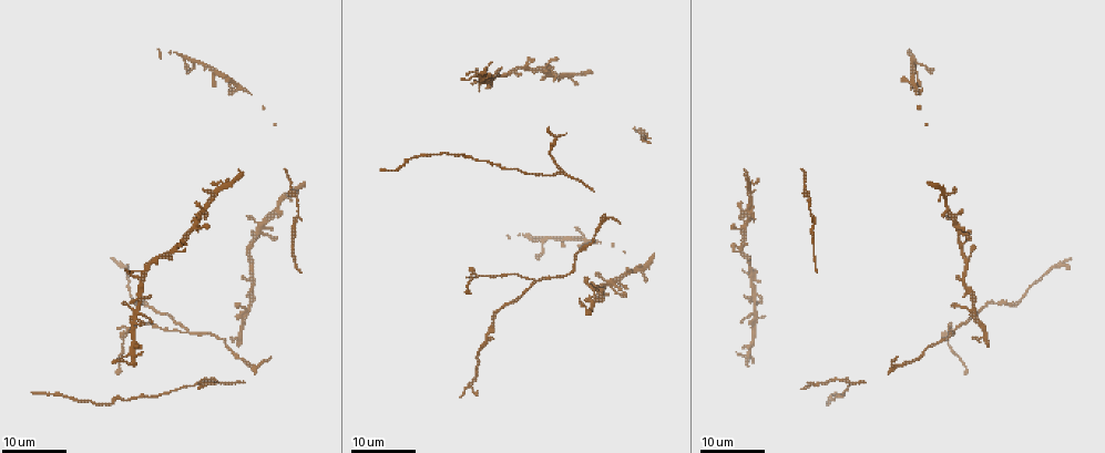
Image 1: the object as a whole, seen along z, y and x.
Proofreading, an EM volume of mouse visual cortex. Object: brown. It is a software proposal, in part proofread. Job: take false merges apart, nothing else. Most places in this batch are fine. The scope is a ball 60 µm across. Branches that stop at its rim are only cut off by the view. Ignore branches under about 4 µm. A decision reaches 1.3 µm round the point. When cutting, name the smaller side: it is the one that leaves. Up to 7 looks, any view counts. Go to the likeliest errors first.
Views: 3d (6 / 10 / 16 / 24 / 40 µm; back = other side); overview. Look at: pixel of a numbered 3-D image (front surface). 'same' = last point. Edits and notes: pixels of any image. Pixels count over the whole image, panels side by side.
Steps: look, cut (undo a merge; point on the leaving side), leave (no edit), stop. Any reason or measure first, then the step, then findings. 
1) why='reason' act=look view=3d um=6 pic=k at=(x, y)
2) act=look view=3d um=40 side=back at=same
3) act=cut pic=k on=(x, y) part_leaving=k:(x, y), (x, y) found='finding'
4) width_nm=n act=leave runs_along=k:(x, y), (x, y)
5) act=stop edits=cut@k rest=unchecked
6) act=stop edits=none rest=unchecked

act=look view=3d um=24 pic=1 at=(538, 279)

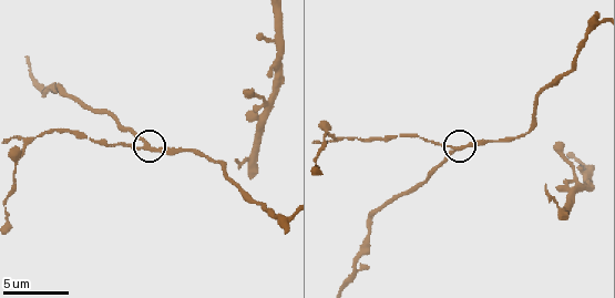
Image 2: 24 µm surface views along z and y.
act=look view=3d um=10 pic=2 at=(456, 147)

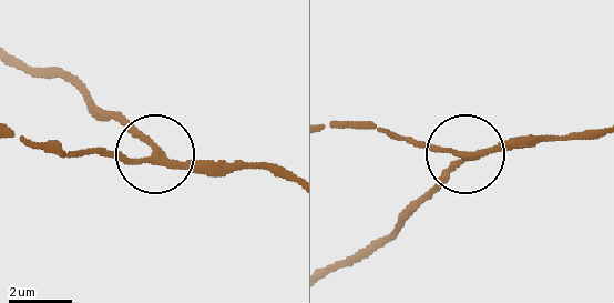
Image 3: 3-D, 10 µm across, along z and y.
act=leave runs_along=3:(600, 132), (504, 140), (464, 153), (380, 132) found='all the same cell'

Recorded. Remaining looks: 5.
why='narrows sharply' act=look view=3d um=10 pic=2 at=(15, 170)

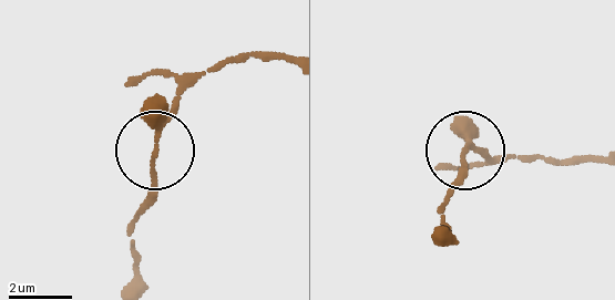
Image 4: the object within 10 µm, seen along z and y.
arms=3 act=leave runs_along=4:(285, 59), (245, 51), (190, 83), (161, 131), (134, 224) found='all the same cell'

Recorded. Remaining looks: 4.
act=look view=3d um=16 pic=2 at=(517, 137)

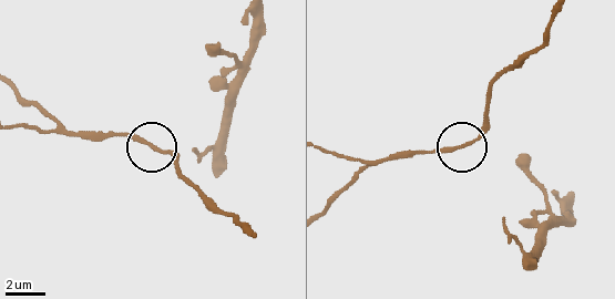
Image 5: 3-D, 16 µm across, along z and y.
width_nm=180 act=leave found='continuous, no second cell'

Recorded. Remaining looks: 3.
why='narrows sharply' act=look view=3d um=10 pic=2 at=(367, 230)

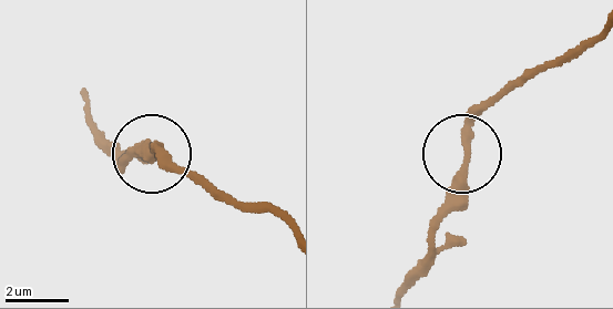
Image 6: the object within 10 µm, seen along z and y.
act=leave runs_along=6:(284, 219), (213, 198), (160, 154), (128, 154) found='all the same cell'

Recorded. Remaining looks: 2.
act=stop edits=none rest=unchecked

